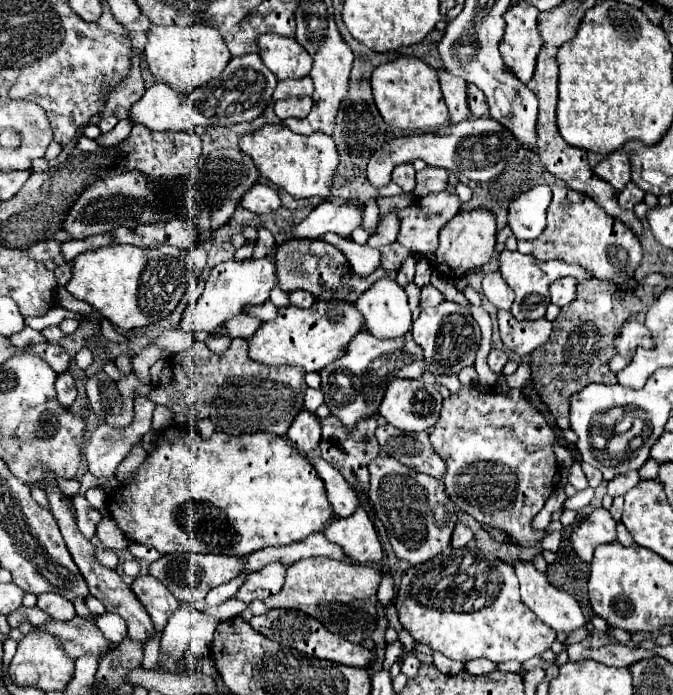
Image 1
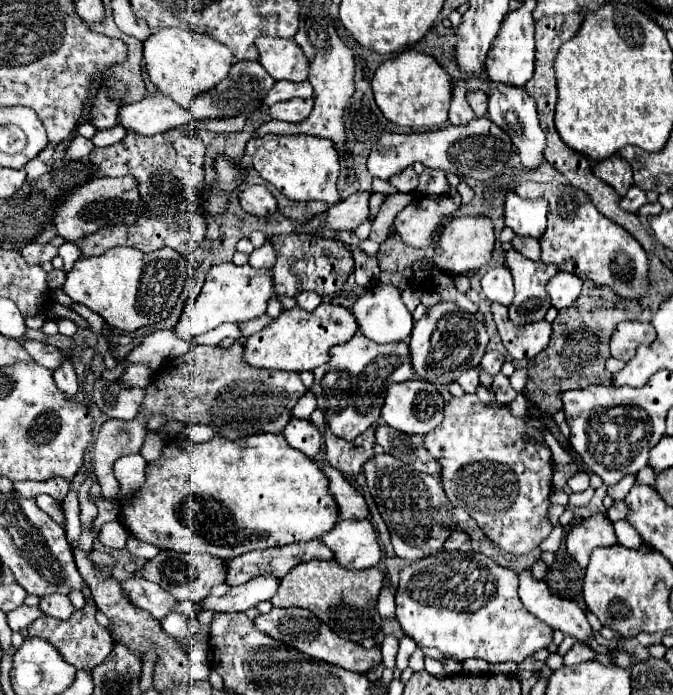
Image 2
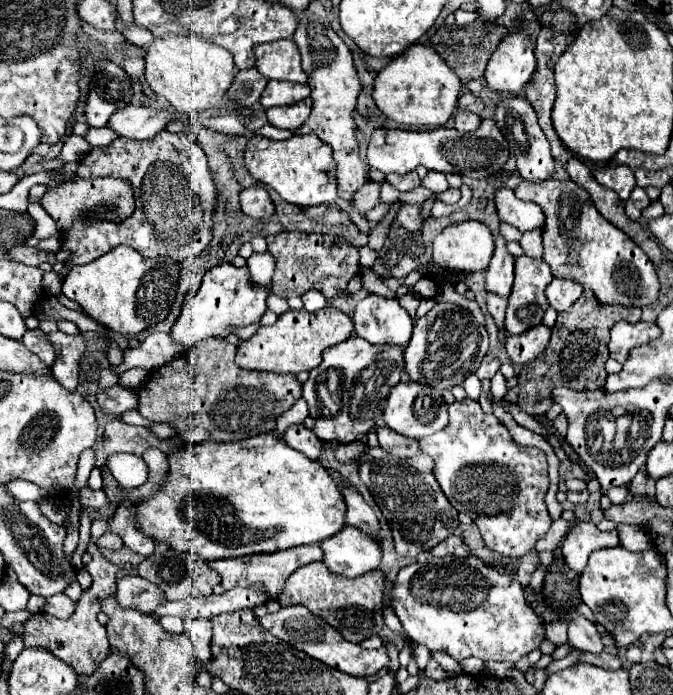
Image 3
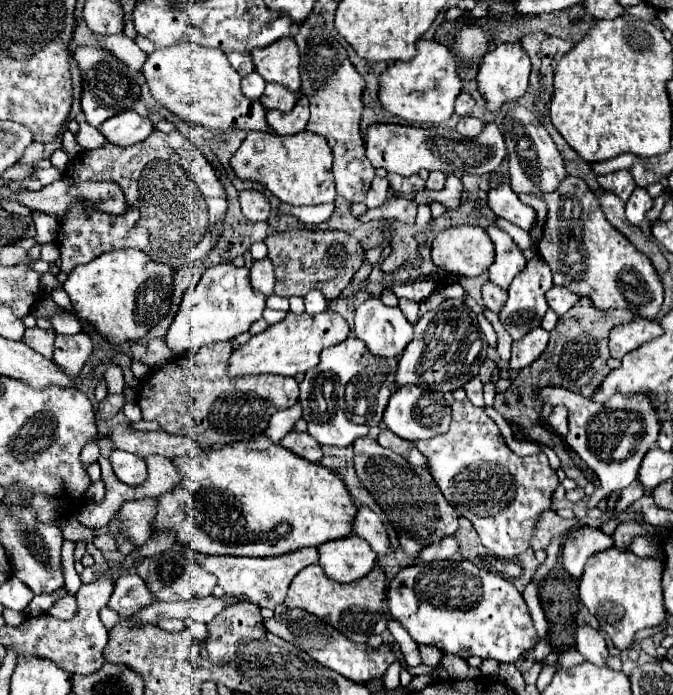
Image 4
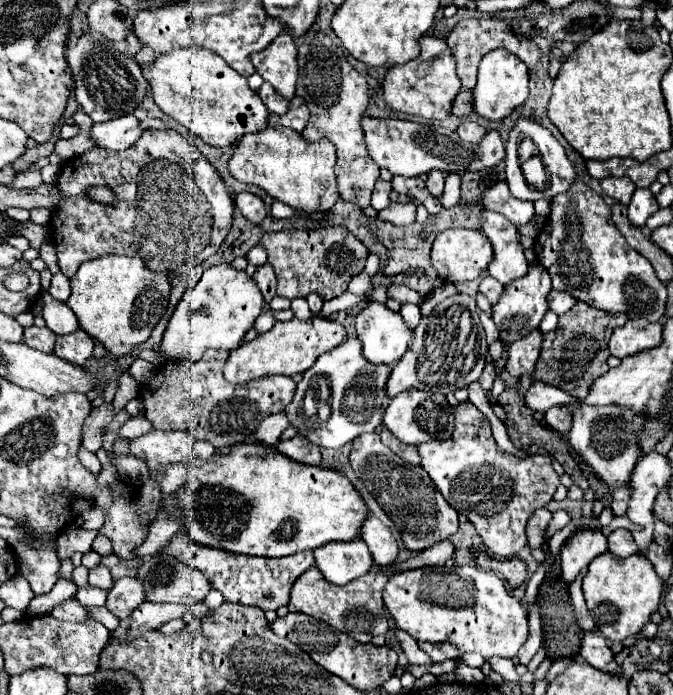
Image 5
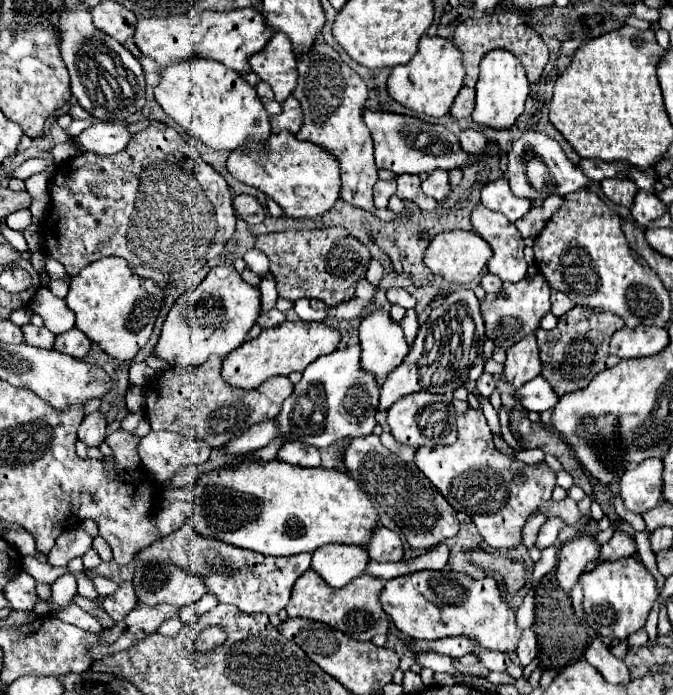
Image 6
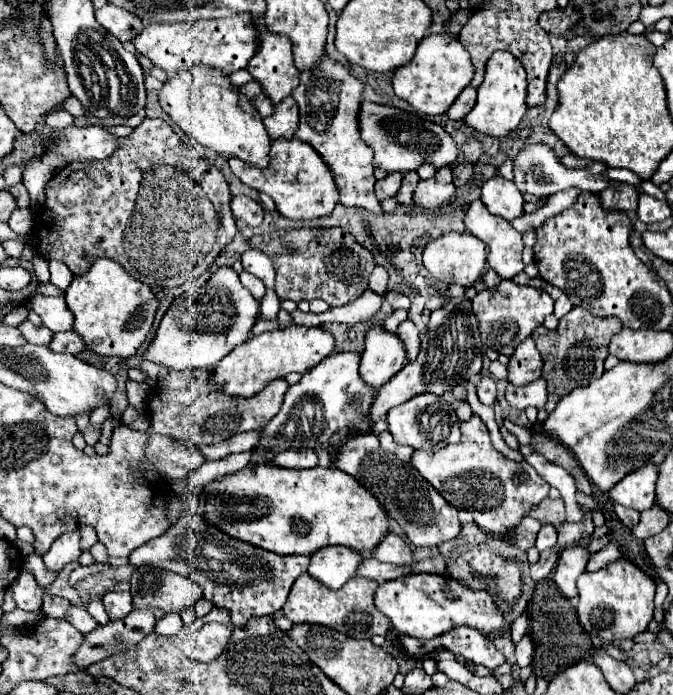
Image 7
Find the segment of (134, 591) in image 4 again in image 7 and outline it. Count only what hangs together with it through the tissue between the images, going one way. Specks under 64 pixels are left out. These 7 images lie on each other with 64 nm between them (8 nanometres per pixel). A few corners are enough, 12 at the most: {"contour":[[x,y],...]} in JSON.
{"contour":[[108,592],[102,602],[110,620],[132,610],[130,592]]}

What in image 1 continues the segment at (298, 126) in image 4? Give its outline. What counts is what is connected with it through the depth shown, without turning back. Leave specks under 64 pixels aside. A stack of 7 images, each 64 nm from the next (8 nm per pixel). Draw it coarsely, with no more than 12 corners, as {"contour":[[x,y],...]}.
{"contour":[[296,96],[274,102],[274,114],[284,118],[306,118],[312,98]]}

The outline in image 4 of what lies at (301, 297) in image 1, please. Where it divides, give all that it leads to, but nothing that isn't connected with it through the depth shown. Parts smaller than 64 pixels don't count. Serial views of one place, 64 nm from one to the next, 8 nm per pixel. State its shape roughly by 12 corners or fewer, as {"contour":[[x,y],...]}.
{"contour":[[316,290],[308,292],[306,312],[324,312],[328,308],[324,296]]}

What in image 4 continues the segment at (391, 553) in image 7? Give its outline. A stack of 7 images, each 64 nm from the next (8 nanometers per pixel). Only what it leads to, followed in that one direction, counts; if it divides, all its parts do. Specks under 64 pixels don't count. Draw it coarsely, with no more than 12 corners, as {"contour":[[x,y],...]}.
{"contour":[[358,508],[354,534],[384,558],[392,552],[386,528],[370,508]]}

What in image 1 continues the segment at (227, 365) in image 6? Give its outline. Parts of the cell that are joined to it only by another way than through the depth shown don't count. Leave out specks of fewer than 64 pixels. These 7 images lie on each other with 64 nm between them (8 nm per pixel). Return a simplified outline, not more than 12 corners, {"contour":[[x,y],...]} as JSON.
{"contour":[[348,302],[280,308],[250,338],[268,366],[318,372],[364,328]]}

